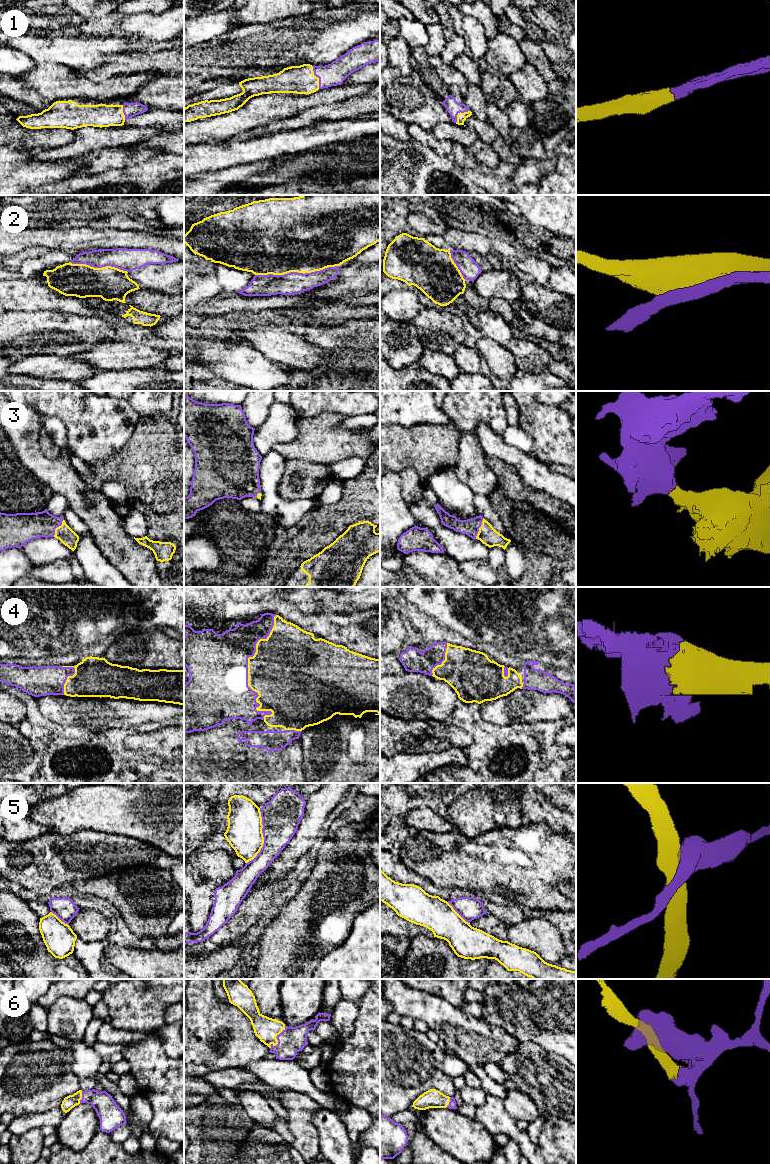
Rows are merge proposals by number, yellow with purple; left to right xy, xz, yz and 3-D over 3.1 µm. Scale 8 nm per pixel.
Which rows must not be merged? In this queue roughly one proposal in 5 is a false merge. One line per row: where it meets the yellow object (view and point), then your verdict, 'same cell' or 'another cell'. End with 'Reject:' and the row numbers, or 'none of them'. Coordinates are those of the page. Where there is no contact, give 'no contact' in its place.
1: contact xz (317, 77); same cell
2: contact xz (297, 271); another cell
3: contact yz (479, 528); same cell
4: contact xz (248, 673); same cell
5: contact xz (263, 837); another cell
6: contact xz (276, 1039); same cell
Reject: 2, 5

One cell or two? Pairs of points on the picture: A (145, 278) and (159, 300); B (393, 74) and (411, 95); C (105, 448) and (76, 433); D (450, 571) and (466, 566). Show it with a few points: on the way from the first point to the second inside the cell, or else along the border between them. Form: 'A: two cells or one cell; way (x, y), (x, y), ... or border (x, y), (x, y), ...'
A: two cells; border (140, 288), (171, 293), (173, 295)
B: two cells; border (400, 75), (390, 84)
C: one cell; way (98, 441), (95, 438), (89, 438), (83, 433)
D: two cells; border (458, 563), (458, 567), (467, 576)

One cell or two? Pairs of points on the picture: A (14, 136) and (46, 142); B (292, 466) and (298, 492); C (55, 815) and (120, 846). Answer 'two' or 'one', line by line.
A: one
B: one
C: two

